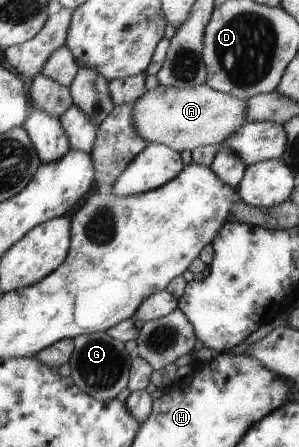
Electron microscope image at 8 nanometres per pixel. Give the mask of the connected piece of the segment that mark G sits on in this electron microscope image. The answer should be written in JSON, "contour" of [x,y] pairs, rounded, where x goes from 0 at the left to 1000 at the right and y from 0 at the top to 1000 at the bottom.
{"contour":[[[358,743],[264,747],[247,756],[237,796],[237,848],[278,879],[331,897],[375,895],[428,866],[445,794],[418,783],[418,767],[375,756]]]}

